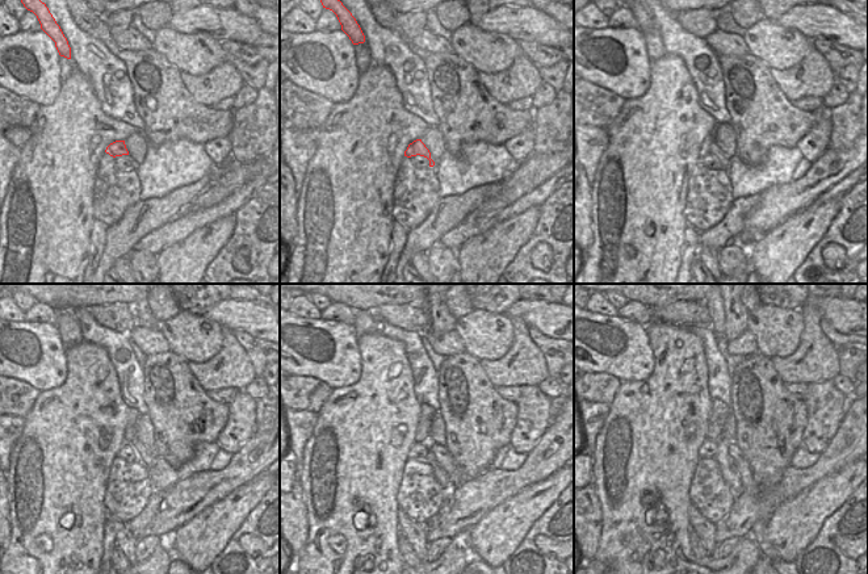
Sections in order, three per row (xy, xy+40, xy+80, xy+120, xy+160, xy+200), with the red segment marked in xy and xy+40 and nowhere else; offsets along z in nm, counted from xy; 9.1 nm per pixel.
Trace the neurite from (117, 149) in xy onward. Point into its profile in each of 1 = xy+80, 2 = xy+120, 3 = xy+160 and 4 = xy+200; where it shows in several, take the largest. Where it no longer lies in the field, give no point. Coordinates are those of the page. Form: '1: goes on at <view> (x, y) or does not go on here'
1: goes on at xy+80 (709, 146)
2: goes on at xy+120 (143, 455)
3: goes on at xy+160 (441, 455)
4: goes on at xy+200 (750, 485)

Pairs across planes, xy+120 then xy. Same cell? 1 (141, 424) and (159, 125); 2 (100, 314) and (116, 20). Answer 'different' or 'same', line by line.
1: different
2: same

